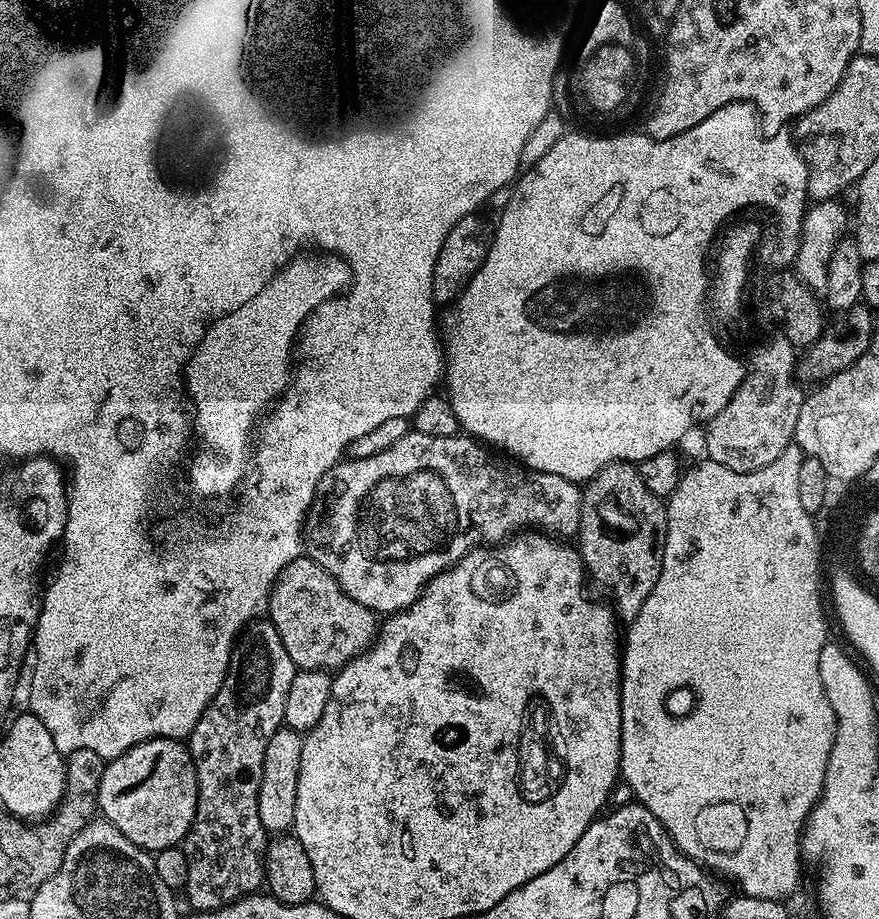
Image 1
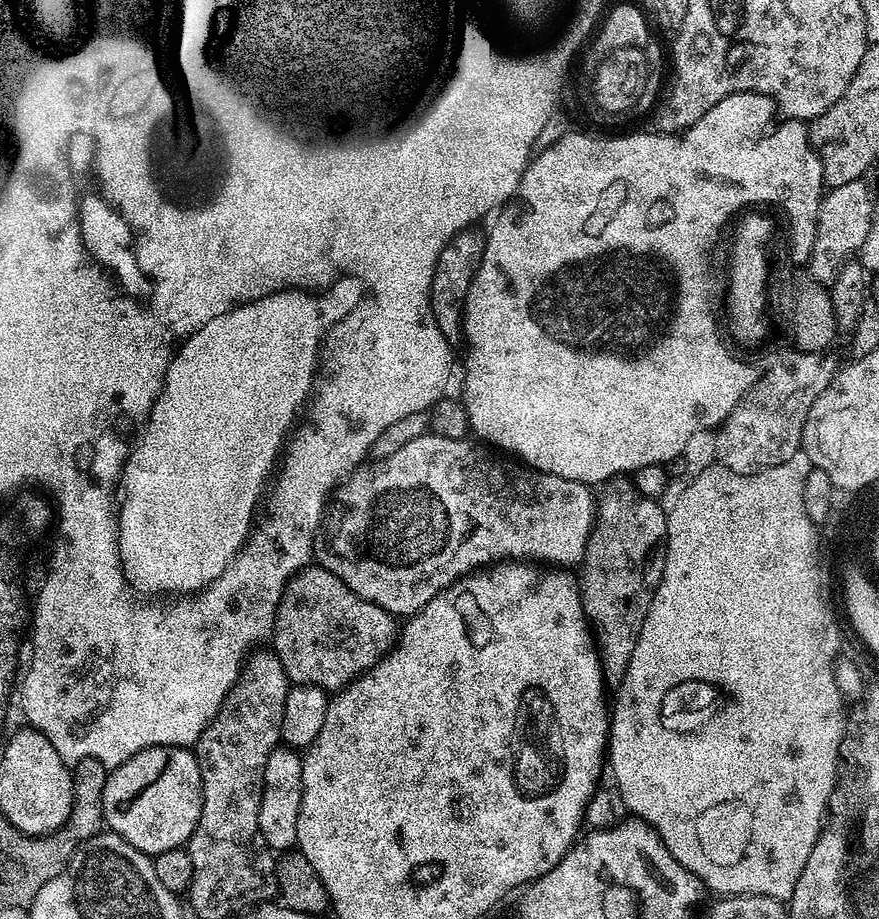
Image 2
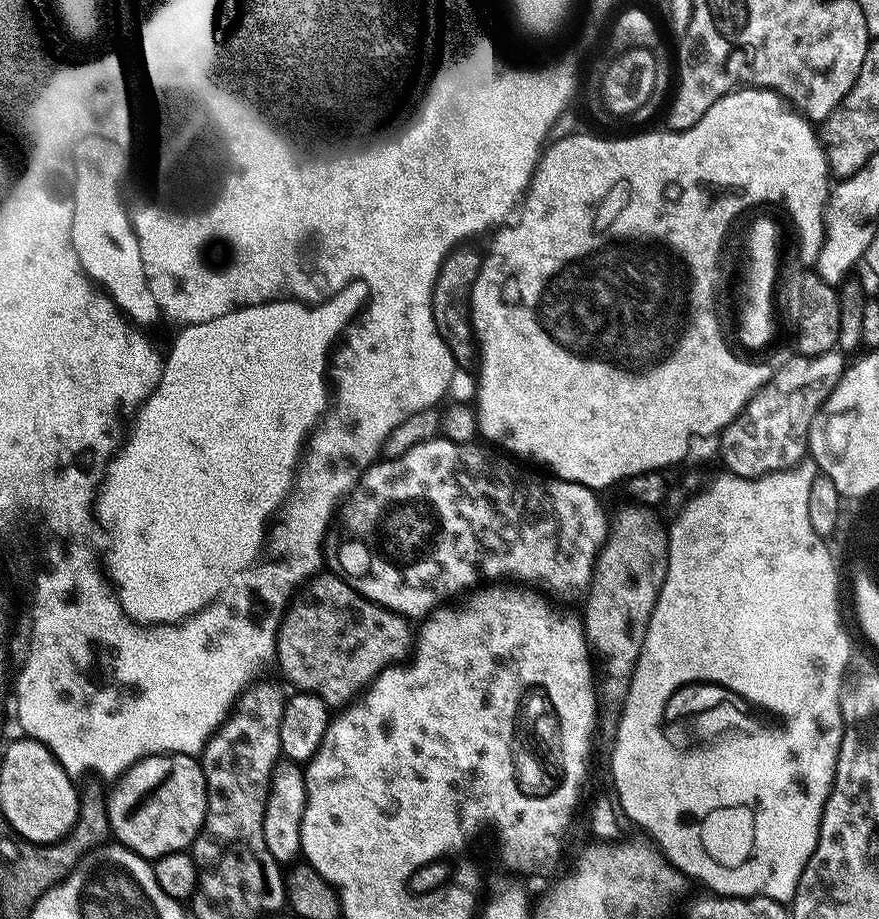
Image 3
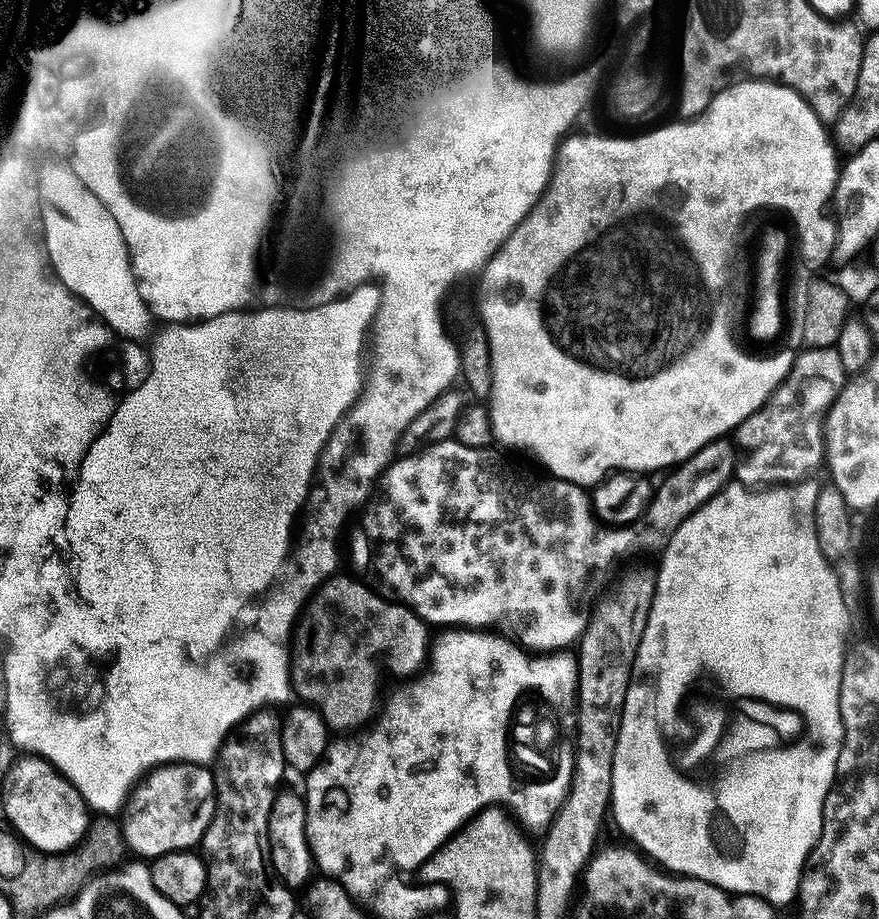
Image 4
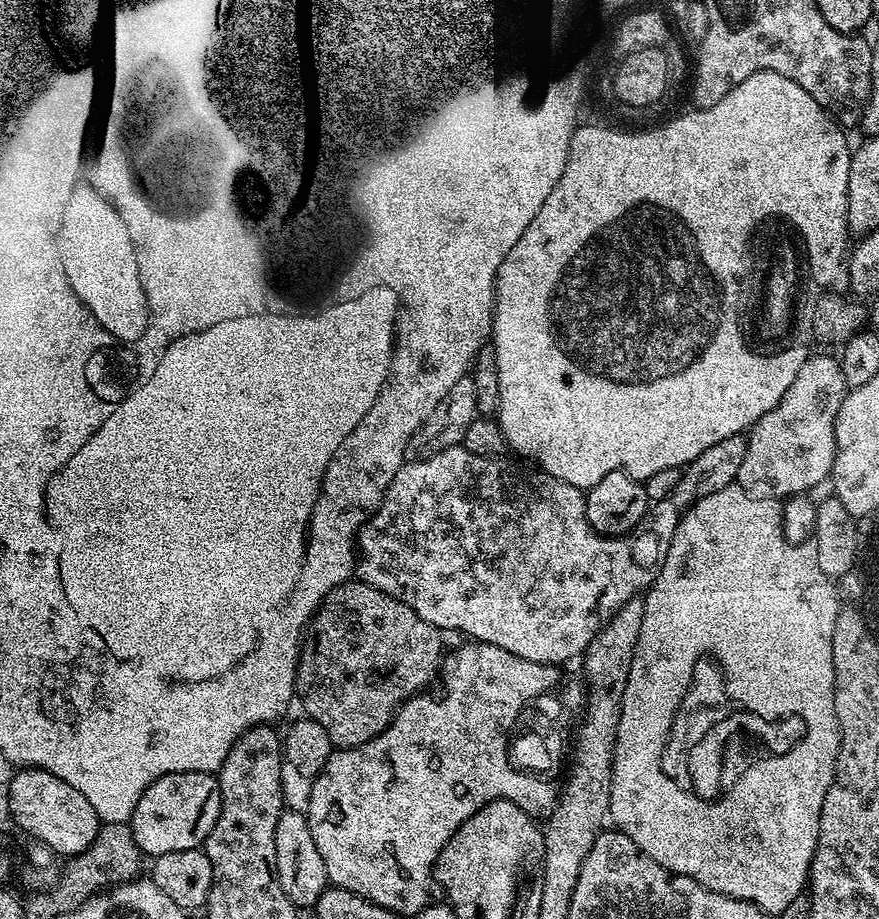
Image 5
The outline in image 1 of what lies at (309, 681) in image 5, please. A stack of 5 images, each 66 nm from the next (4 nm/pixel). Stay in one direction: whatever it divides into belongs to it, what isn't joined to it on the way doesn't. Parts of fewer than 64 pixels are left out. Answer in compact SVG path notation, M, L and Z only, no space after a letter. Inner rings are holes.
M306 554L294 558L278 574L268 595L266 616L278 630L290 662L305 672L339 670L372 647L378 636L377 613L362 606L362 602L354 602L336 579Z

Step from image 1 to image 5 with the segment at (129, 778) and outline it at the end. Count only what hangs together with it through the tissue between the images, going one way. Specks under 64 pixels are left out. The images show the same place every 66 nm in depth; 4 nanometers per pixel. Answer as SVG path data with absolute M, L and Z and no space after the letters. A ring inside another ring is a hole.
M165 772L141 794L132 811L130 827L145 857L174 850L200 848L214 830L220 813L220 782L211 772Z

